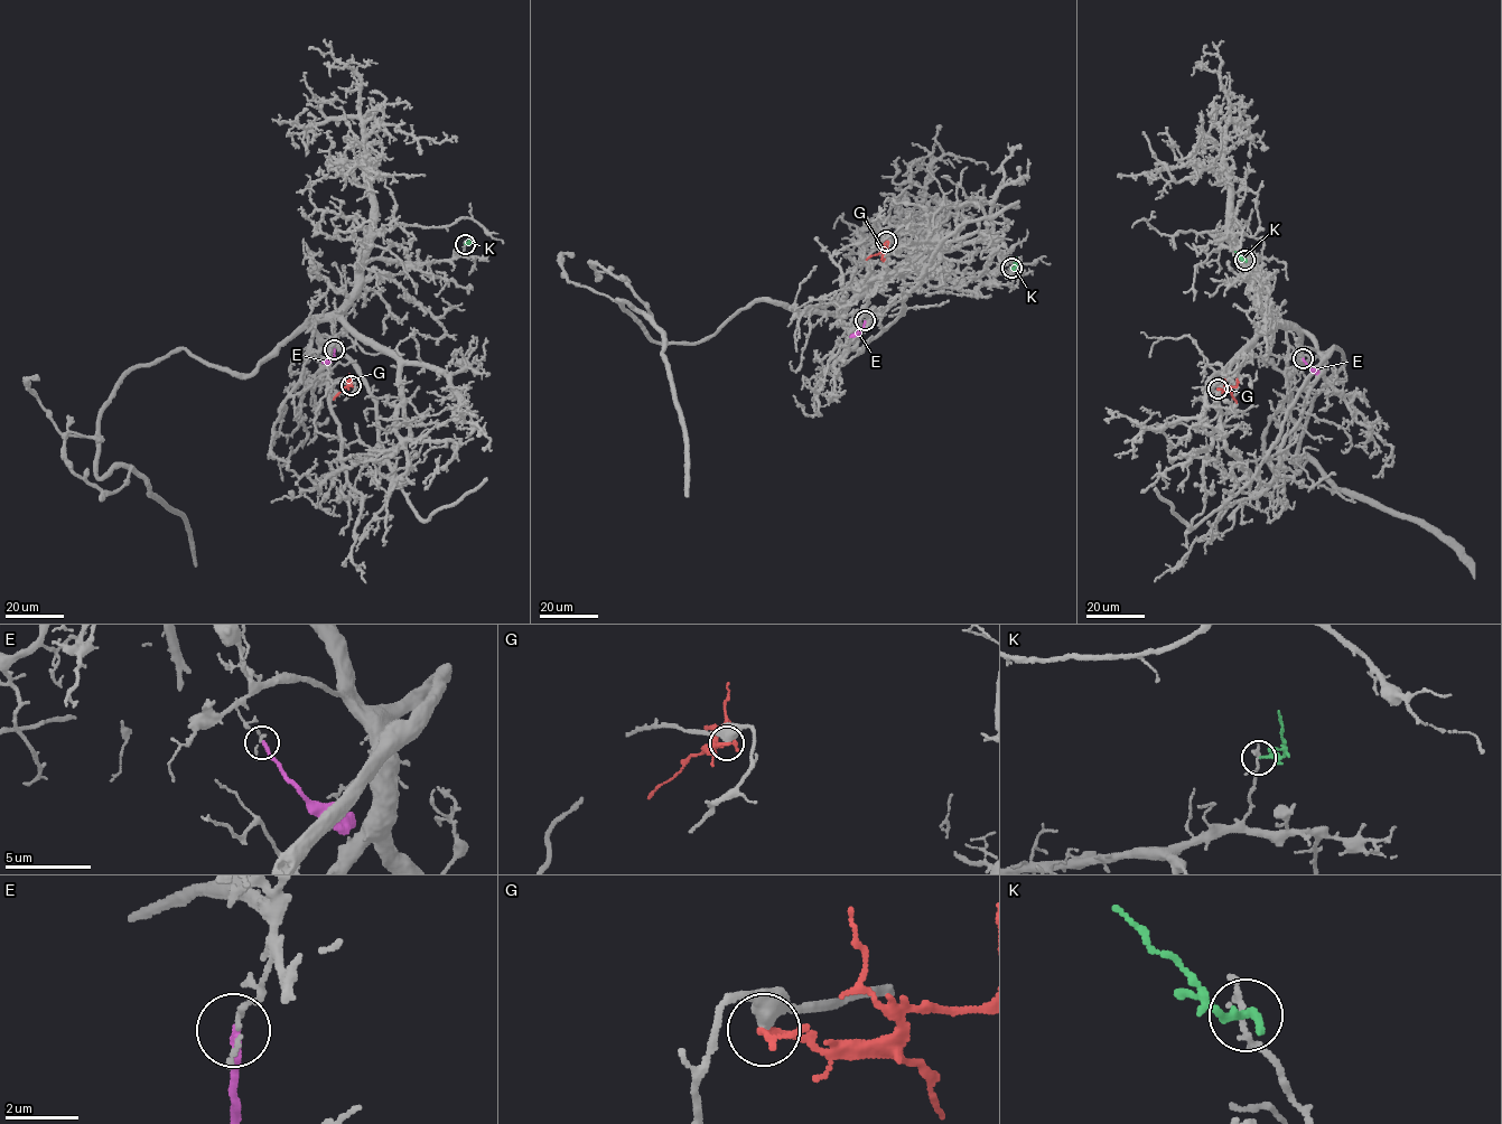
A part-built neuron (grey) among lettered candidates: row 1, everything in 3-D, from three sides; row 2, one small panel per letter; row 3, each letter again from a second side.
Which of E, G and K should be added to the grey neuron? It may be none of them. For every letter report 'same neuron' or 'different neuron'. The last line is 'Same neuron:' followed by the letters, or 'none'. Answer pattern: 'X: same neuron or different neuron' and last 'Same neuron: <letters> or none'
E: different neuron
G: different neuron
K: different neuron
Same neuron: none

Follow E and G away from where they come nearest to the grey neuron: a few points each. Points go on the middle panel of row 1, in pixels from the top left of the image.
E: (865, 320), (864, 327), (850, 337)
G: (886, 241), (878, 254), (866, 259)

